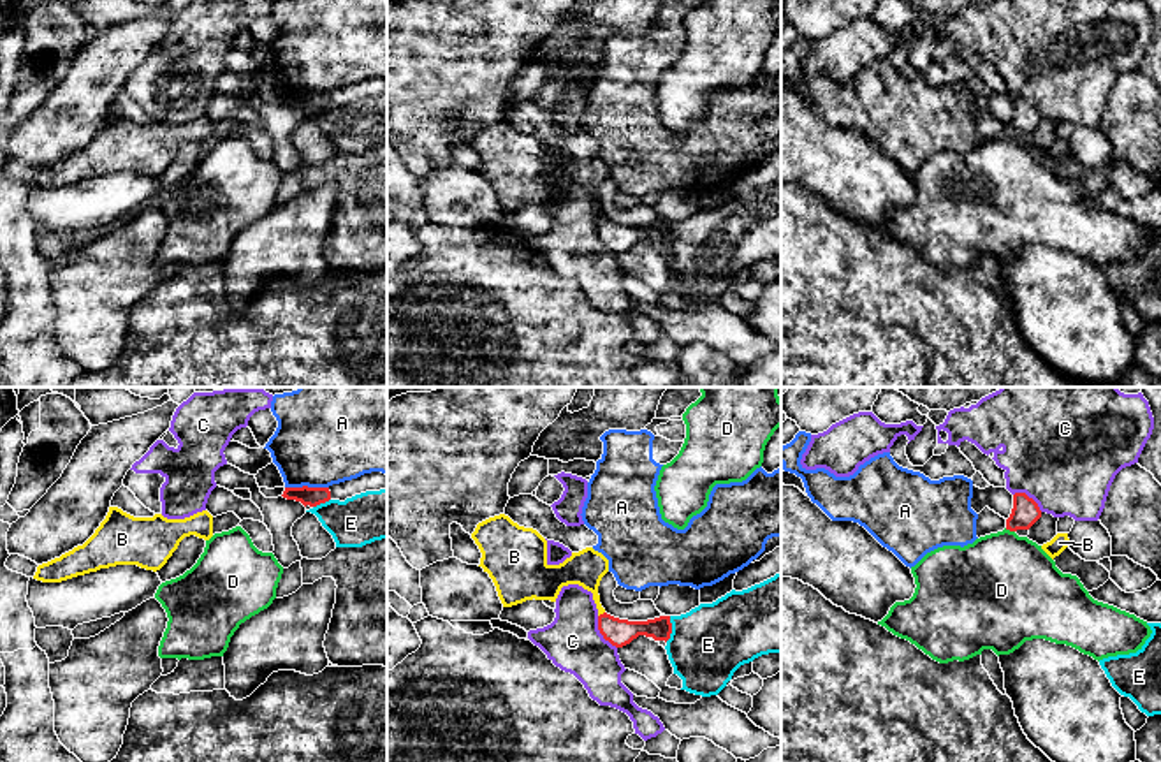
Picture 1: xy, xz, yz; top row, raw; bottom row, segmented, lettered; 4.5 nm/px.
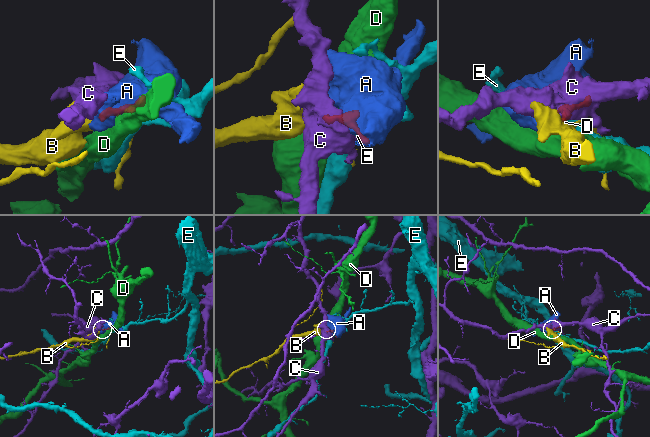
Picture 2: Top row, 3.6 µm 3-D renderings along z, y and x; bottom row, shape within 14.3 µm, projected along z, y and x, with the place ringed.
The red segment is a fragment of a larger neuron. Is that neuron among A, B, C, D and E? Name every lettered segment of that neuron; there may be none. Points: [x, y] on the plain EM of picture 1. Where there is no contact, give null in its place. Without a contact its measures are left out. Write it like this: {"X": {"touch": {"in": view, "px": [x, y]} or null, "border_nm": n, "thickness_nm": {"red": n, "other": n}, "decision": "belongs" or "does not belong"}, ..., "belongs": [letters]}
{"A": {"touch": {"in": "xy", "px": [306, 92]}, "border_nm": 200, "thickness_nm": {"red": 90, "other": 420}, "decision": "does not belong"}, "B": {"touch": {"in": "xz", "px": [600, 220]}, "border_nm": 40, "thickness_nm": {"red": 130, "other": 160}, "decision": "belongs"}, "C": {"touch": {"in": "xz", "px": [600, 238]}, "border_nm": 180, "thickness_nm": {"red": 130, "other": 260}, "decision": "does not belong"}, "D": {"touch": {"in": "yz", "px": [1010, 136]}, "border_nm": 50, "thickness_nm": {"red": 120, "other": 460}, "decision": "does not belong"}, "E": {"touch": {"in": "xz", "px": [671, 234]}, "border_nm": 120, "thickness_nm": {"red": 130, "other": 360}, "decision": "does not belong"}, "belongs": ["B"]}

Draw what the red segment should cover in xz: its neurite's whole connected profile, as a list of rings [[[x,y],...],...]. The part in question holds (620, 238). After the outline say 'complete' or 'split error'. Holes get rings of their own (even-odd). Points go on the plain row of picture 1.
[[[505,120],[478,128],[471,144],[482,158],[478,172],[493,185],[503,213],[533,204],[556,208],[563,192],[579,190],[593,199],[598,236],[612,252],[623,253],[639,241],[665,248],[670,245],[670,222],[628,227],[605,218],[598,192],[609,178],[609,165],[593,153],[572,158],[559,171],[549,171],[547,146],[537,136],[519,132]]]; split error

